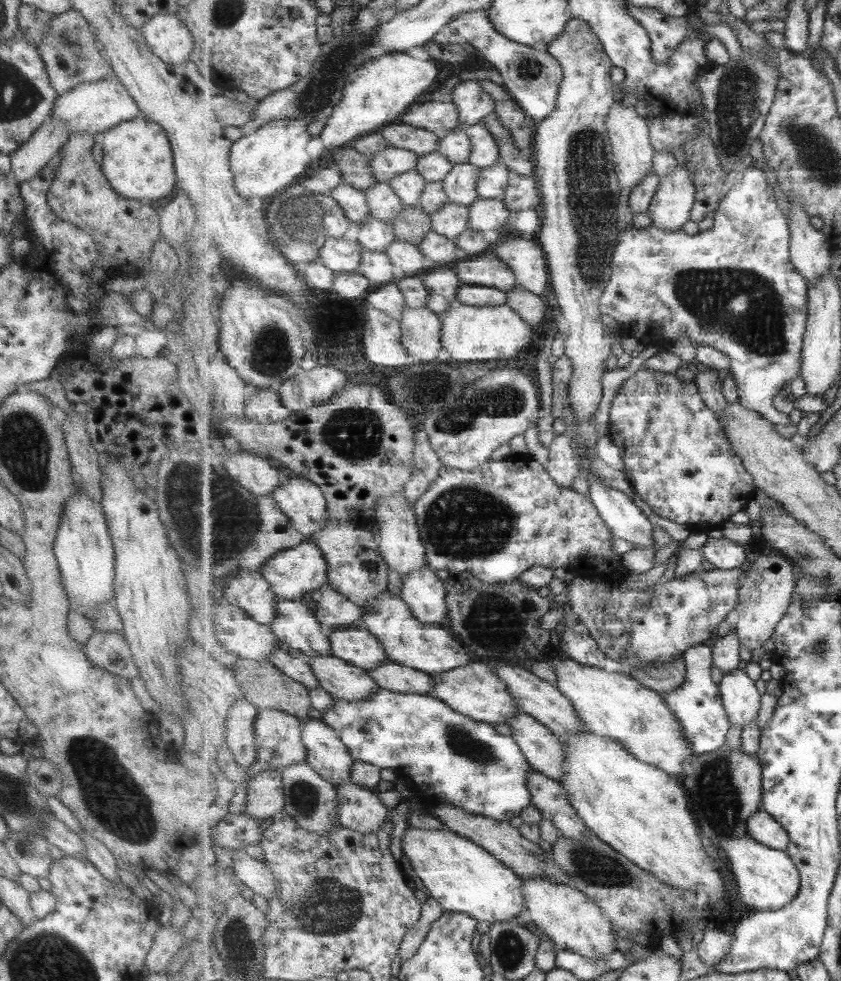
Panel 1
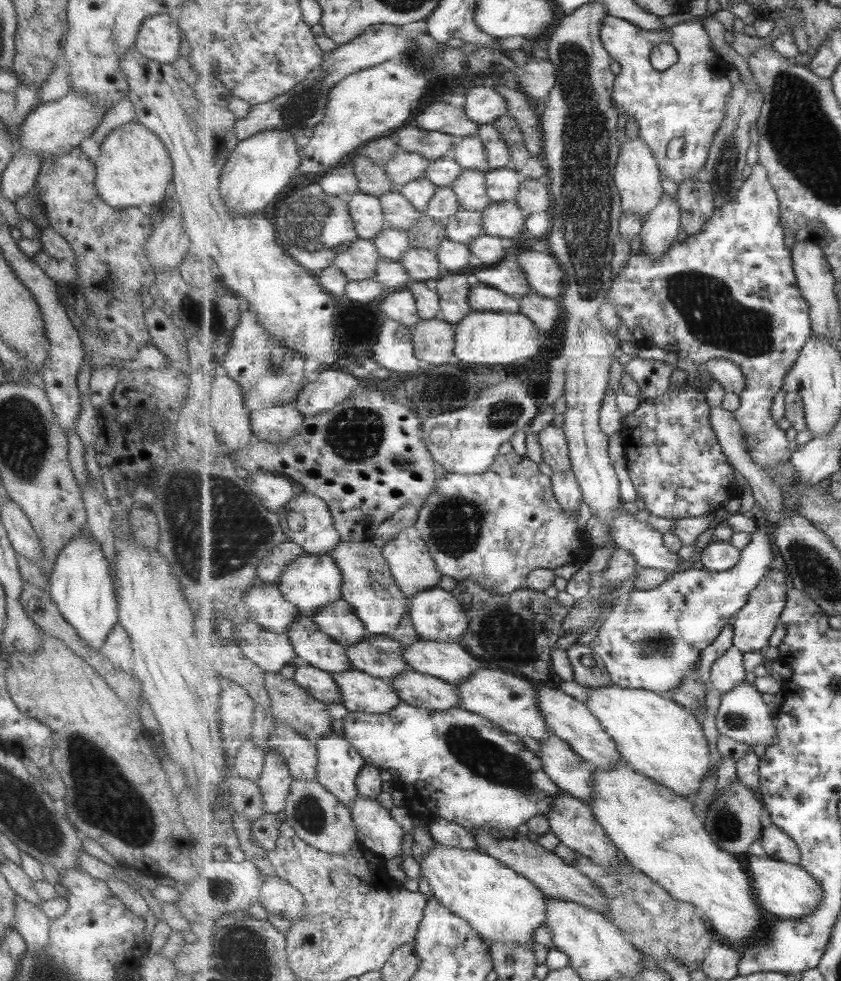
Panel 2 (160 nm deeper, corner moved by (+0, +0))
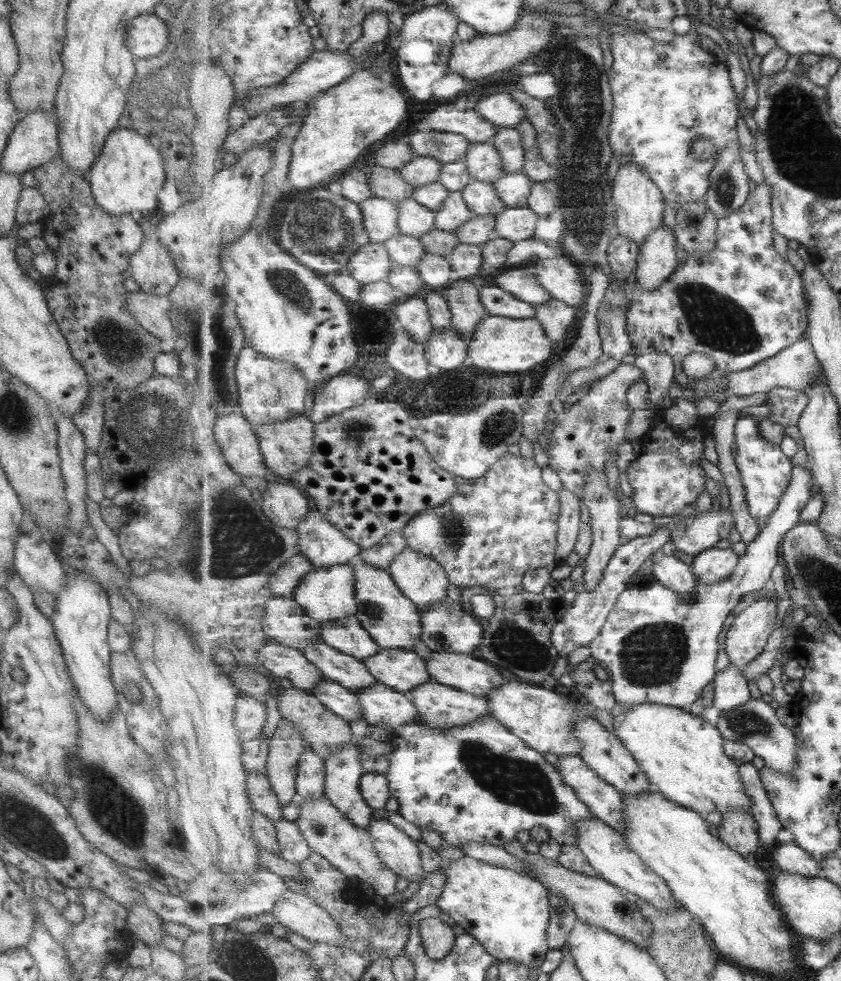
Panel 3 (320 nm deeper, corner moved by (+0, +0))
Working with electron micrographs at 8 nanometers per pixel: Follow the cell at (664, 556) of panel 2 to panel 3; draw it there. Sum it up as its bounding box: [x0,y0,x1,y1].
[652,554,699,599]

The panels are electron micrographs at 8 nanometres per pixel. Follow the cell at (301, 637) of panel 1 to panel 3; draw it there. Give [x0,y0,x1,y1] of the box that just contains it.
[301,637,378,692]

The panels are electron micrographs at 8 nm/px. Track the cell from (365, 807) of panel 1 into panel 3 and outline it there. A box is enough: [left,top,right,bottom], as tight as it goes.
[369,814,426,884]

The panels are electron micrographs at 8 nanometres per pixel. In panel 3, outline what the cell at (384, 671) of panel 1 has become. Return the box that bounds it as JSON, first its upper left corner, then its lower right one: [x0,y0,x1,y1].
[409,681,492,728]

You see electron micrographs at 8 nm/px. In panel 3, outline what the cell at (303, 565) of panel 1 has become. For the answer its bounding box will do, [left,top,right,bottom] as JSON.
[294,564,357,626]

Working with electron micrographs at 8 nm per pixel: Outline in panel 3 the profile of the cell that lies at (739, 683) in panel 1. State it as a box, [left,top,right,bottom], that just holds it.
[716,699,800,774]

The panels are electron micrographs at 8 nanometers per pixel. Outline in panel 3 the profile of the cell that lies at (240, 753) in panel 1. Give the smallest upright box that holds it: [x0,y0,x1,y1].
[247,772,283,823]

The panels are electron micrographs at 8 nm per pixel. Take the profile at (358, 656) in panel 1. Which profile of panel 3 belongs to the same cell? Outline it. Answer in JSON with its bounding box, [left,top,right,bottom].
[363,649,433,695]

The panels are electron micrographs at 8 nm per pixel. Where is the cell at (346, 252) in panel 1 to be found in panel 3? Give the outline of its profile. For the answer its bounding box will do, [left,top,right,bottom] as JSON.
[346,242,394,284]

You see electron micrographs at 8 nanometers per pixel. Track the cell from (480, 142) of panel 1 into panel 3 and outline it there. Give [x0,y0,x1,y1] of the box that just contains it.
[493,128,526,173]

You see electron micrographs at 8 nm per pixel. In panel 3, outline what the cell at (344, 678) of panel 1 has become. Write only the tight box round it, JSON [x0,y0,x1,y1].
[355,683,418,730]

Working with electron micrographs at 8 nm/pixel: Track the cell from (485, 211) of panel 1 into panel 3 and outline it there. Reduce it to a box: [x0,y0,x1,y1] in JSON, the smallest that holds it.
[496,207,540,242]

